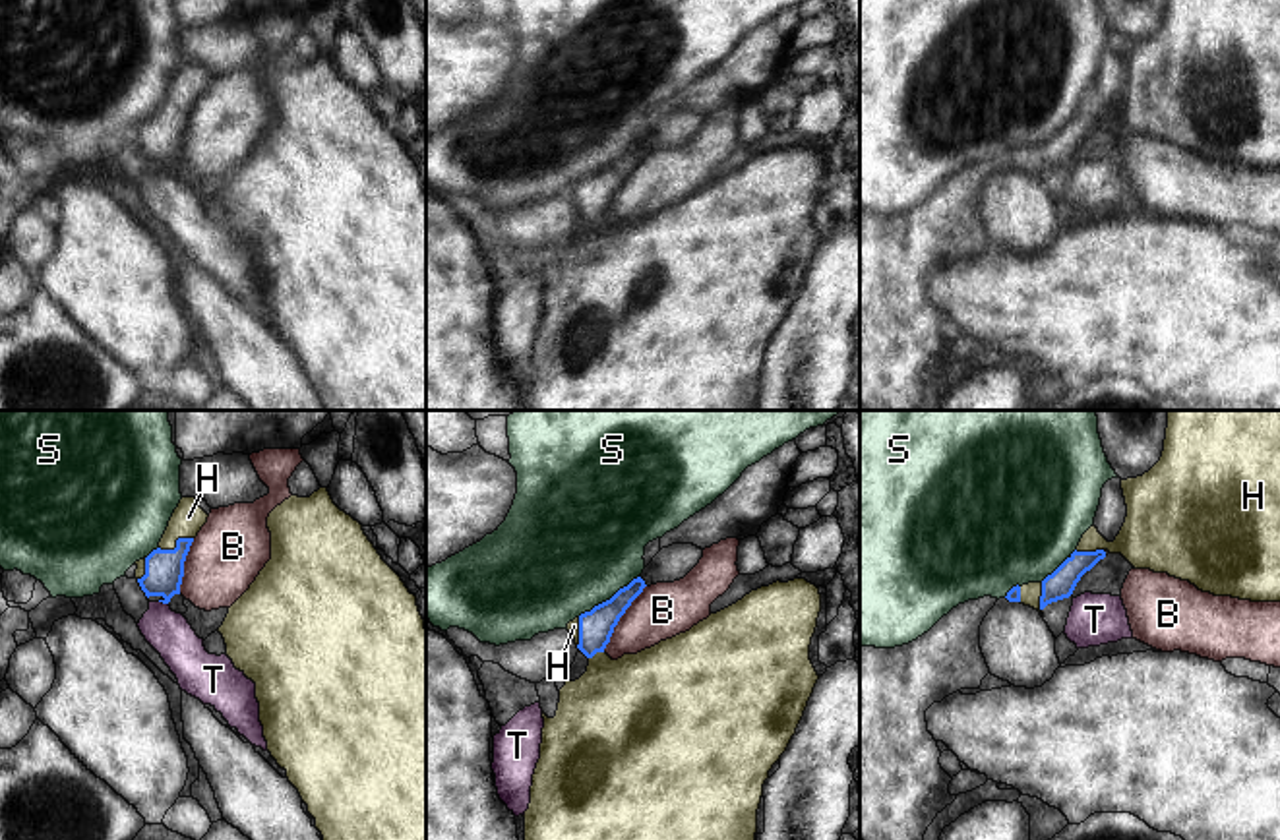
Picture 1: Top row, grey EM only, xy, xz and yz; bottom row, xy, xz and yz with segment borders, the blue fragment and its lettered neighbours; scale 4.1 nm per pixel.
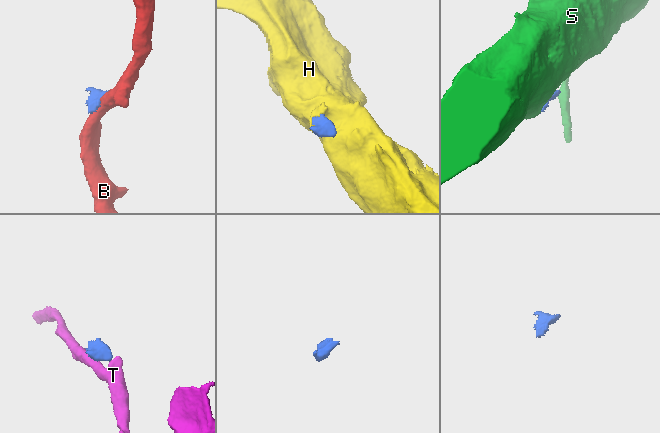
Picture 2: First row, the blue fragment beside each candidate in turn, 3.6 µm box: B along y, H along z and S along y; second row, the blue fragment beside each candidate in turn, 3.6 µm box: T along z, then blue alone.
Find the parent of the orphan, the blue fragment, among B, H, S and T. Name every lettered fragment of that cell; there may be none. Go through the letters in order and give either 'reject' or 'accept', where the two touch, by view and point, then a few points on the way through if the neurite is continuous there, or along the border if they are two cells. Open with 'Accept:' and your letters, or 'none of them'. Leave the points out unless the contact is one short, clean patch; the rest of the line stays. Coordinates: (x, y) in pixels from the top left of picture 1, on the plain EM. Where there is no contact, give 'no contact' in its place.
Accept: H
B: reject; meets blue in xz at (620, 182); border along xz (645, 151), (620, 184), (603, 217)
H: accept; meets blue in xy at (177, 111); runs through xy (163, 142), (163, 134), (177, 111), (188, 84)
S: reject; meets blue in xz at (610, 165); border along xz (640, 142), (578, 182)
T: reject; meets blue in xy at (163, 169); border along xy (159, 167), (167, 171)

